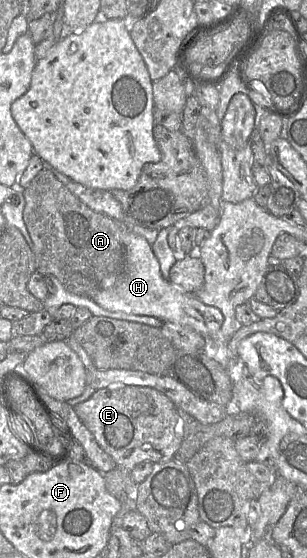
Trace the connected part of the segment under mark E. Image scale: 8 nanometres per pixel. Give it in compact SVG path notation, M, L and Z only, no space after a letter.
M111 386L99 389L73 410L120 469L131 471L143 461L158 463L172 460L182 441L178 409L166 395L151 387Z

